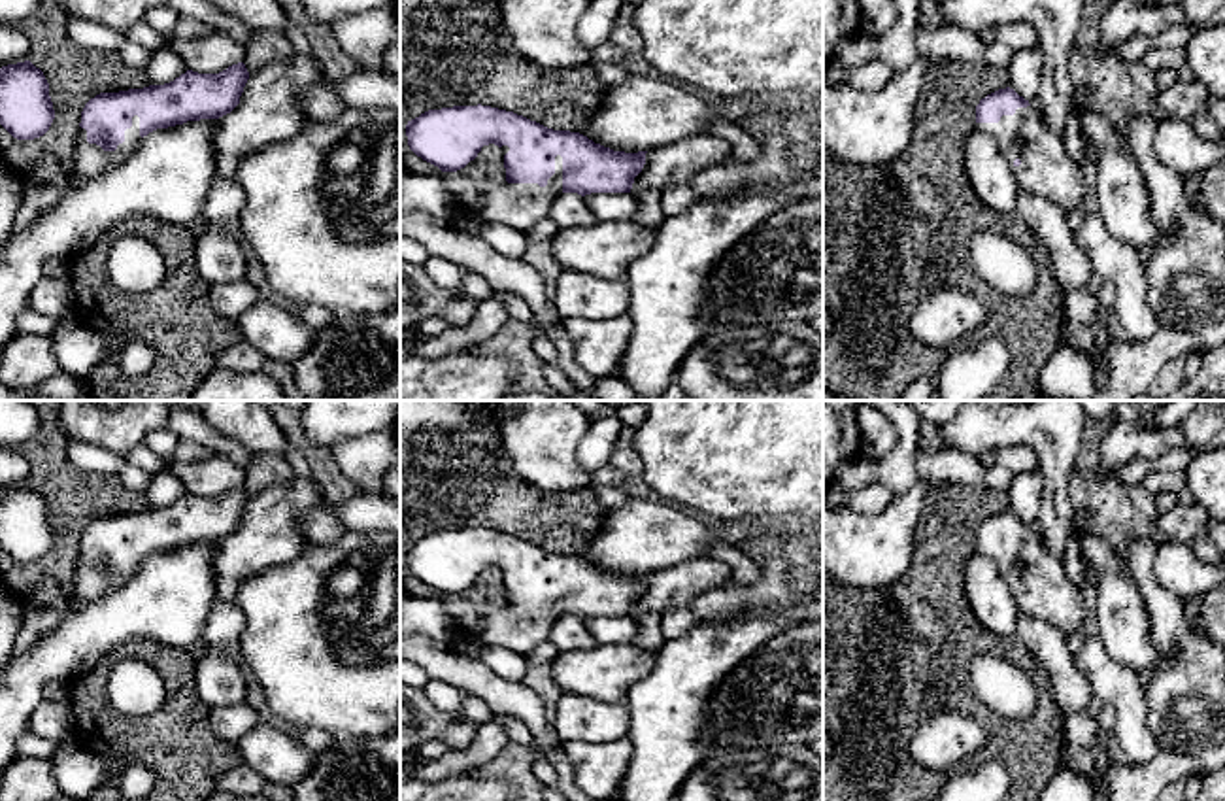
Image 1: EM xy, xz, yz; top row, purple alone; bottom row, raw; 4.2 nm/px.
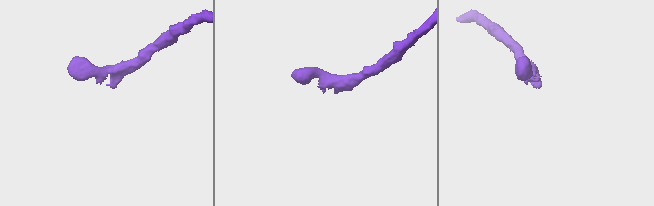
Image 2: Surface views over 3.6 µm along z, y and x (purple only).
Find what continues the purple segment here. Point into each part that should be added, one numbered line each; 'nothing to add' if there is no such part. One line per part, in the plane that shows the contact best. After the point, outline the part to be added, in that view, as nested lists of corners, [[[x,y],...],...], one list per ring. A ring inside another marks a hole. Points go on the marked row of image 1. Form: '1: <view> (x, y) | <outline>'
1: xy (89, 161) | [[[138,115],[132,117],[132,127],[125,130],[125,142],[119,144],[115,151],[104,151],[100,145],[89,144],[87,130],[79,127],[70,183],[96,178],[104,170],[117,166],[140,145],[140,140]]]

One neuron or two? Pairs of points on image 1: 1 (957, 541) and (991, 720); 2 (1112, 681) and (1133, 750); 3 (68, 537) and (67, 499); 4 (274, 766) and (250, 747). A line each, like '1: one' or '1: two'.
1: one
2: one
3: one
4: one

